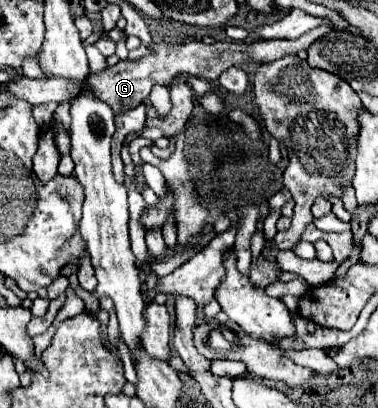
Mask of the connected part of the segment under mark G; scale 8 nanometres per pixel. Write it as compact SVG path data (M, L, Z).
M318 27L312 29L308 33L304 33L298 39L292 41L260 41L254 43L252 47L240 45L240 43L214 43L214 45L206 45L202 41L188 41L188 43L170 43L166 45L164 41L154 43L156 53L148 53L146 57L142 57L140 61L120 61L114 67L108 67L106 71L100 73L90 73L86 79L86 87L96 95L96 99L108 103L112 107L112 111L116 115L126 113L130 109L136 109L138 105L142 105L152 89L154 83L166 85L174 75L178 73L188 73L192 77L198 79L206 79L206 81L216 81L220 77L220 73L224 73L228 67L232 65L240 65L244 61L276 61L284 55L296 55L300 49L308 49L312 45L312 41L320 39L322 35L328 33L328 27Z

